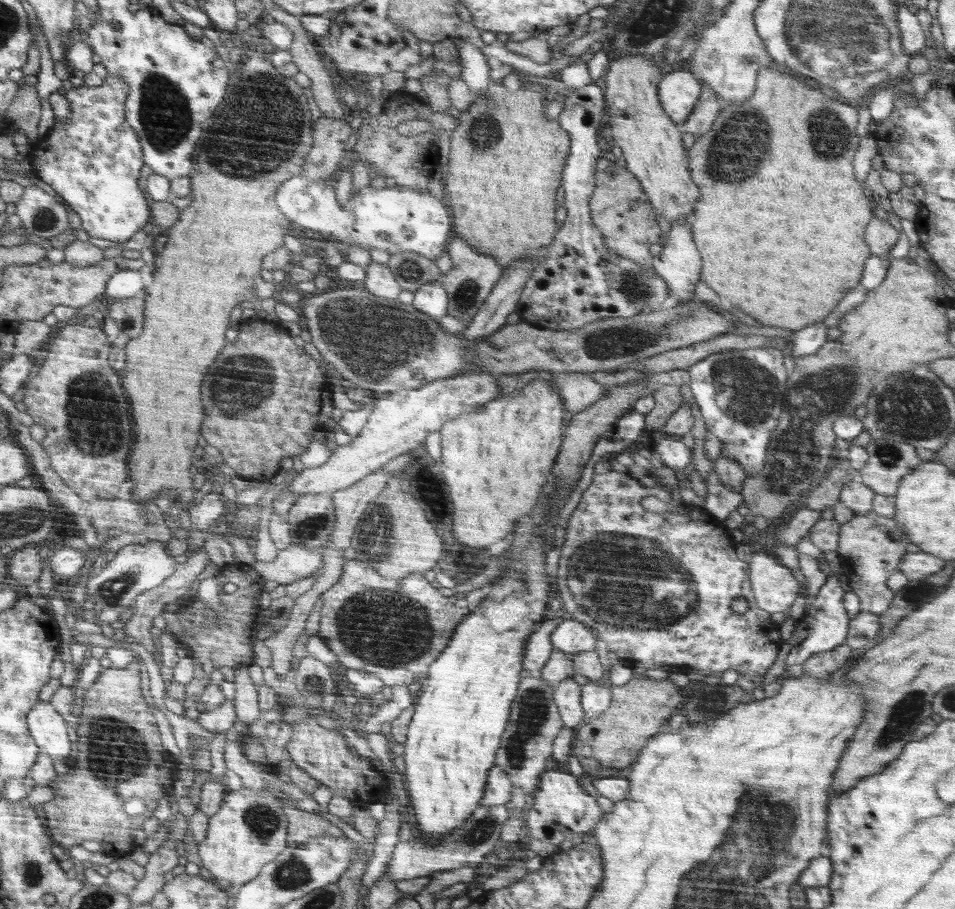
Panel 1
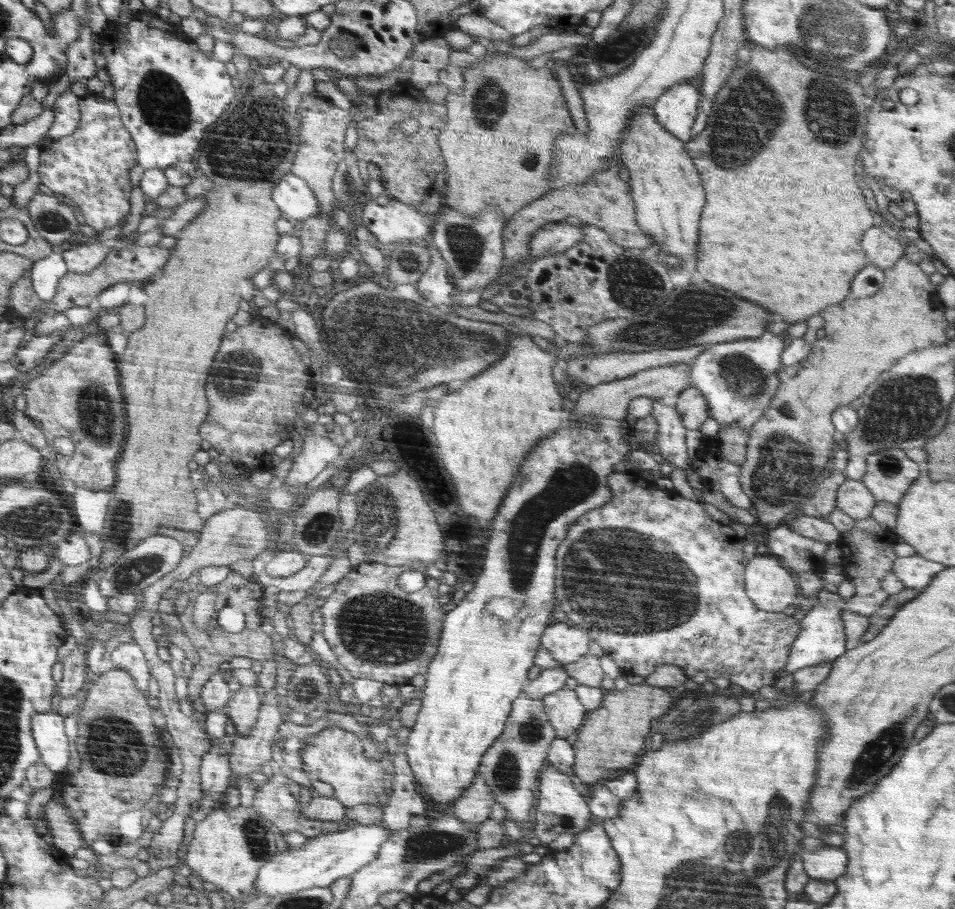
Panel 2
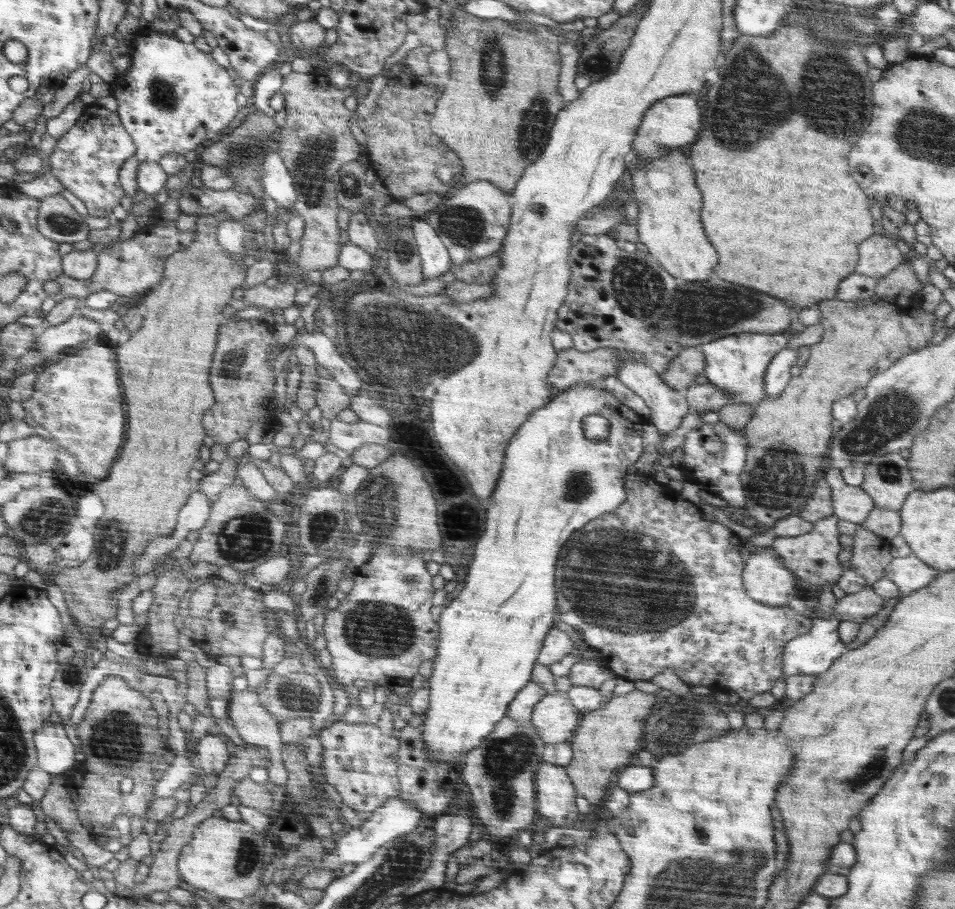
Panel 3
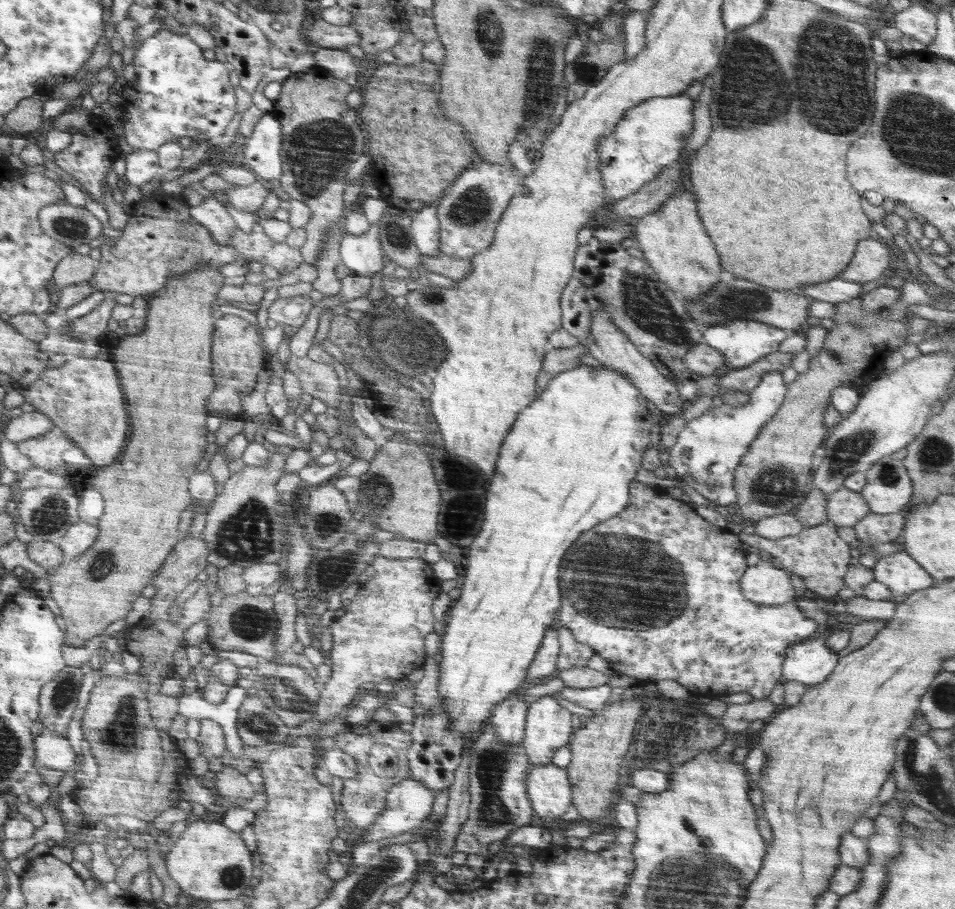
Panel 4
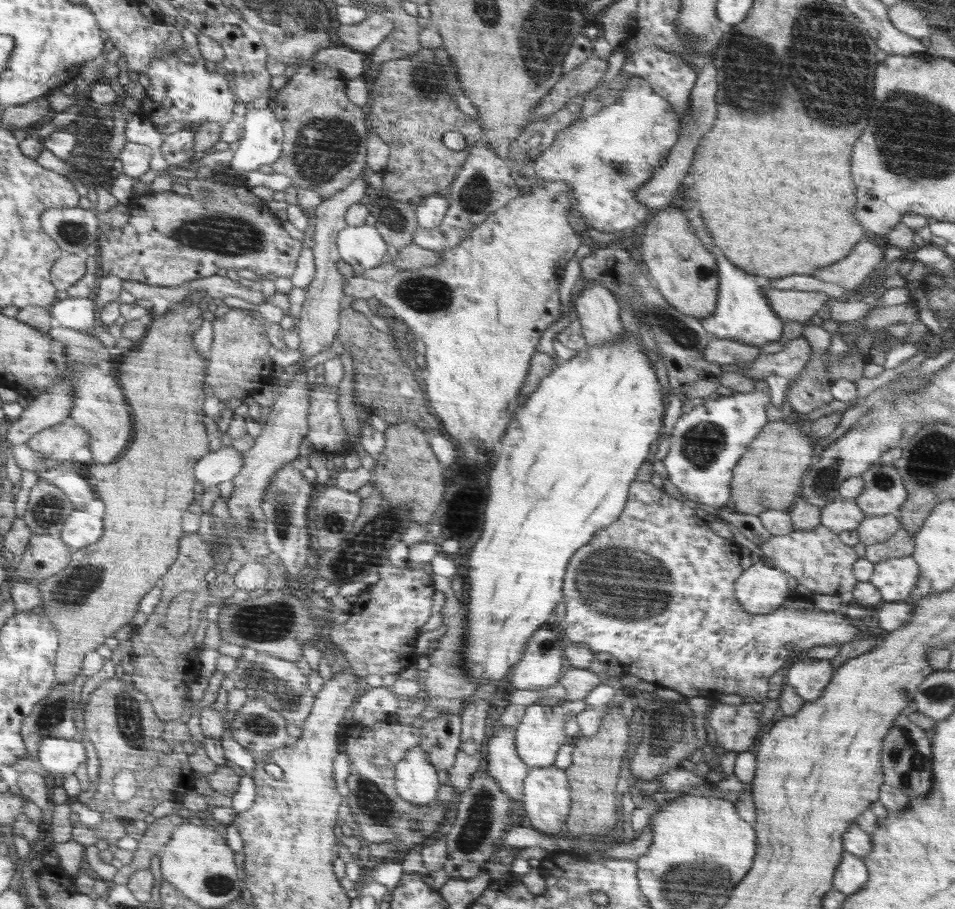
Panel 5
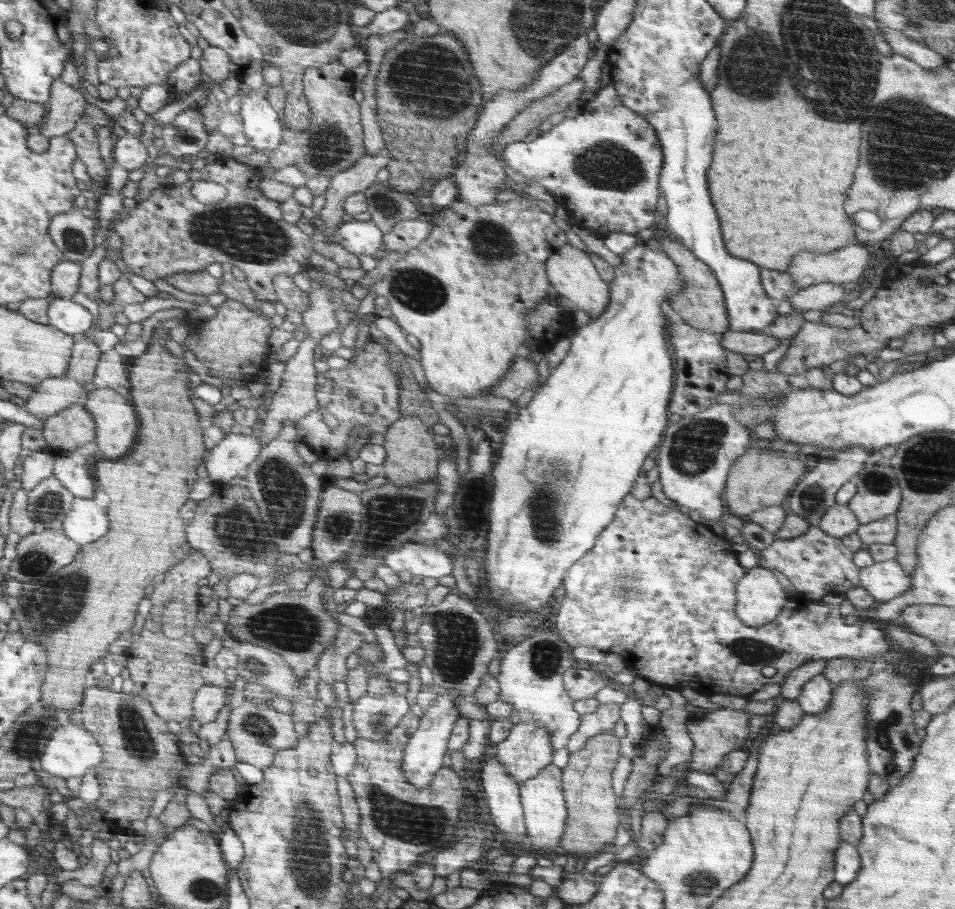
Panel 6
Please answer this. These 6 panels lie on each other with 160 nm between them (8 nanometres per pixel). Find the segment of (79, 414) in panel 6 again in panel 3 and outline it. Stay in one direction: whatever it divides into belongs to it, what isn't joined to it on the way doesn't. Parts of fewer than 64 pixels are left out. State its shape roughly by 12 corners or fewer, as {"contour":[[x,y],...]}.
{"contour":[[32,436],[7,443],[2,467],[11,474],[48,475],[61,450]]}

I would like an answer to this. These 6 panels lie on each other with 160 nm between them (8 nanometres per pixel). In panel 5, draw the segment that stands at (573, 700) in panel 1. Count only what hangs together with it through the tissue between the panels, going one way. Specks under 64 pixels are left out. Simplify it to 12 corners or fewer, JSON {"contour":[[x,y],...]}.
{"contour":[[583,699],[526,707],[514,733],[529,768],[552,766]]}

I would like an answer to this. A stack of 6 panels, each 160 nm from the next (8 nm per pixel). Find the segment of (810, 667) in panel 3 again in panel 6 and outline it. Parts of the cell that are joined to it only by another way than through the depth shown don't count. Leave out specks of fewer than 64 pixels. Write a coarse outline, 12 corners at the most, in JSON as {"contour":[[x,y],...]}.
{"contour":[[820,674],[802,686],[806,715],[830,706],[834,686]]}

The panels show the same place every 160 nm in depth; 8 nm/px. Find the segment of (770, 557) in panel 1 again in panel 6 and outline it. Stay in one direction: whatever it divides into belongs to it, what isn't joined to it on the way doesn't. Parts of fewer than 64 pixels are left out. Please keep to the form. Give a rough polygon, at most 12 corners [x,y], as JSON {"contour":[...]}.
{"contour":[[770,569],[737,582],[736,616],[759,627],[787,599]]}

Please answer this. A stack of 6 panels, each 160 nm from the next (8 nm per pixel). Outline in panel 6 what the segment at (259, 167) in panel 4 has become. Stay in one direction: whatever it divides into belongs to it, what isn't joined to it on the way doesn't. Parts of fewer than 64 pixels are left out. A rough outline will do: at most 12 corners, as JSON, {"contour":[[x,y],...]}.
{"contour":[[249,91],[239,114],[248,146],[274,152],[282,138],[276,111]]}

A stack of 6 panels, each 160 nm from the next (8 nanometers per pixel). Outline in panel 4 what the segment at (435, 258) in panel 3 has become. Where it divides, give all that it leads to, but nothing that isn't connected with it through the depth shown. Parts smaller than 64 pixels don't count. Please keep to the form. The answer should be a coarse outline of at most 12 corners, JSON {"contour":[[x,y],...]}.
{"contour":[[437,206],[413,213],[411,232],[420,255],[440,253]]}

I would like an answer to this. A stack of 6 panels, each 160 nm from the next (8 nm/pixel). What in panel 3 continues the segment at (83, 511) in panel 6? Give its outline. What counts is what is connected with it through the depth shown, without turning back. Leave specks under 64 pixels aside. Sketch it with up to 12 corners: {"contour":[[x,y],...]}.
{"contour":[[75,524],[57,546],[58,557],[86,560],[92,530]]}

